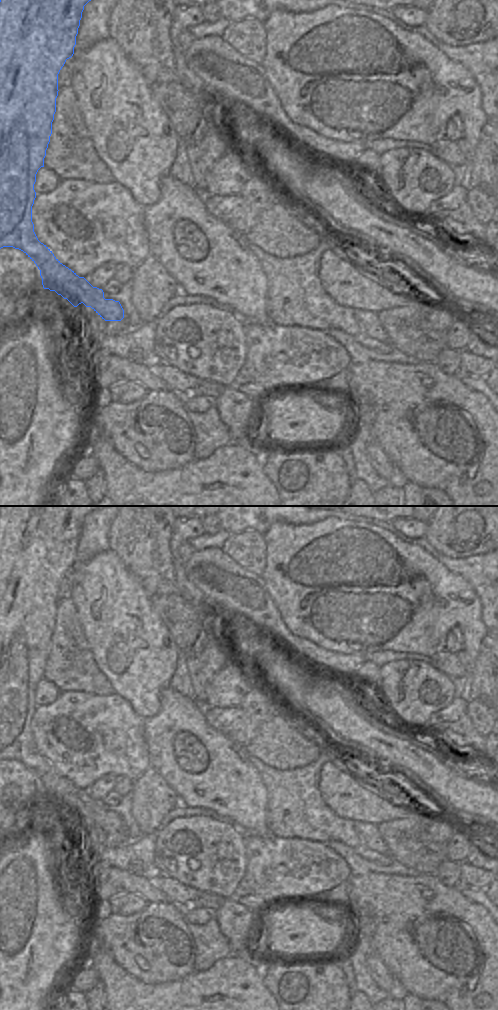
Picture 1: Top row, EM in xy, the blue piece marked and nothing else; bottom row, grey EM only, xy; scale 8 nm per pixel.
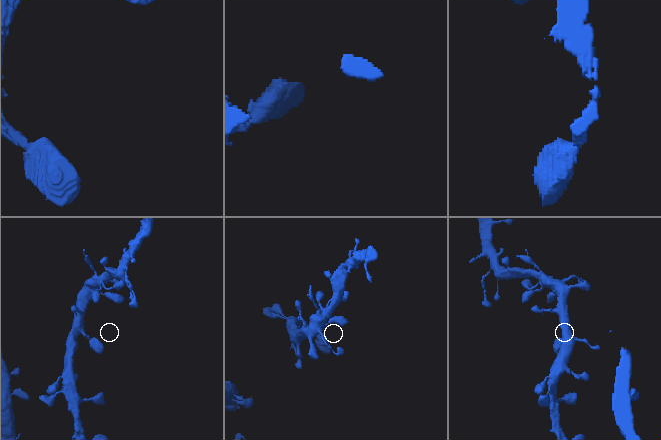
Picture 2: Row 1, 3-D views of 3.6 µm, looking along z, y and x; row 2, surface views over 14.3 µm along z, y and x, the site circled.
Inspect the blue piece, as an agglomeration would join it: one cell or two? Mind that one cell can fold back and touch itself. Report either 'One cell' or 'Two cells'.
One cell.

